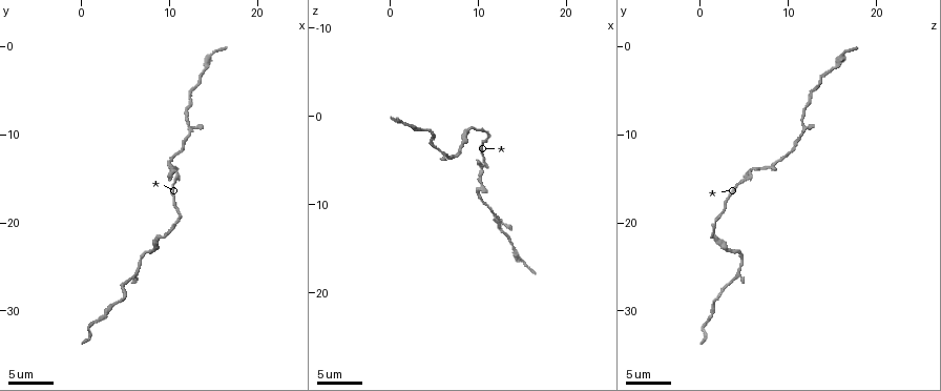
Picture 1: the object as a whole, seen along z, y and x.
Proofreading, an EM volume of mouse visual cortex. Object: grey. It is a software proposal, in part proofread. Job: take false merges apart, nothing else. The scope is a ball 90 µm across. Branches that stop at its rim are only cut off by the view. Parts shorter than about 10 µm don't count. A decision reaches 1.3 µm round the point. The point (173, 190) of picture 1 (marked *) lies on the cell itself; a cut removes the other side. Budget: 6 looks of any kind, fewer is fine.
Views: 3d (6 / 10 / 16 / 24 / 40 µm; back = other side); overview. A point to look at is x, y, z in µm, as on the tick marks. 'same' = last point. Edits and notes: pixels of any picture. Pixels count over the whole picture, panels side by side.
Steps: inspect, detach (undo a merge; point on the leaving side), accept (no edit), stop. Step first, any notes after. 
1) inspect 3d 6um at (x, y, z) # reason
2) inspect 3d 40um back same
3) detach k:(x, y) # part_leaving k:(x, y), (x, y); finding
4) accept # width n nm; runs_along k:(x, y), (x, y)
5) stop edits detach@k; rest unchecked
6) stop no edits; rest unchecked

inspect 3d 10um at (10.0, 12.8, 9.0) # thin arm on a thick one

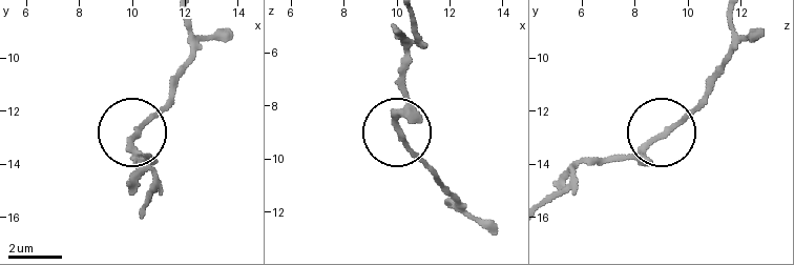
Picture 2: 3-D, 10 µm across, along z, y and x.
accept # arms 3; runs_along 2:(145, 206), (131, 139), (170, 100); all the same cell

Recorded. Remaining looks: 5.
inspect 3d 16um at (9.2, 21.4, 1.6) # sudden change in width

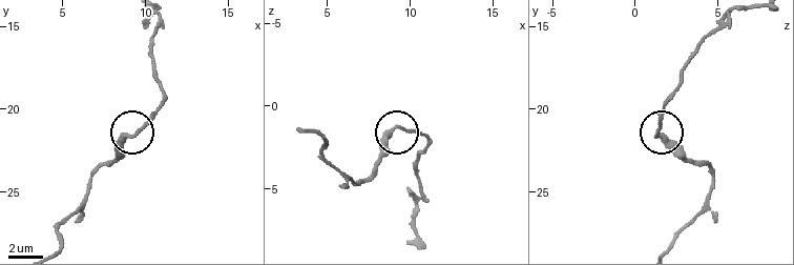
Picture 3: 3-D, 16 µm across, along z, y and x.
accept # one cell here

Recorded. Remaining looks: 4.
inspect 3d 10um at (11.8, 8.4, 11.8) # three arms meet

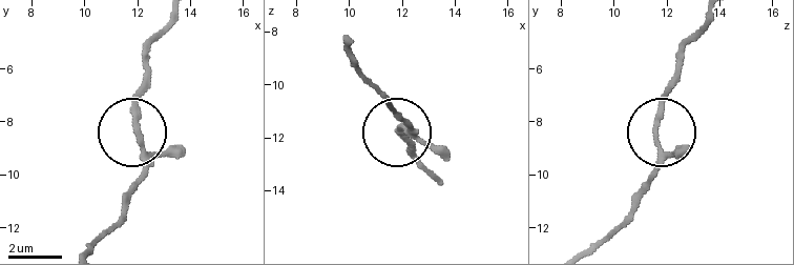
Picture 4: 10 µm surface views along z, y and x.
accept # arms 3; runs_along 4:(603, 242), (655, 167), (657, 106), (675, 73), (677, 47); all the same cell

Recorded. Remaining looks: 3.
stop no edits; rest unchecked

